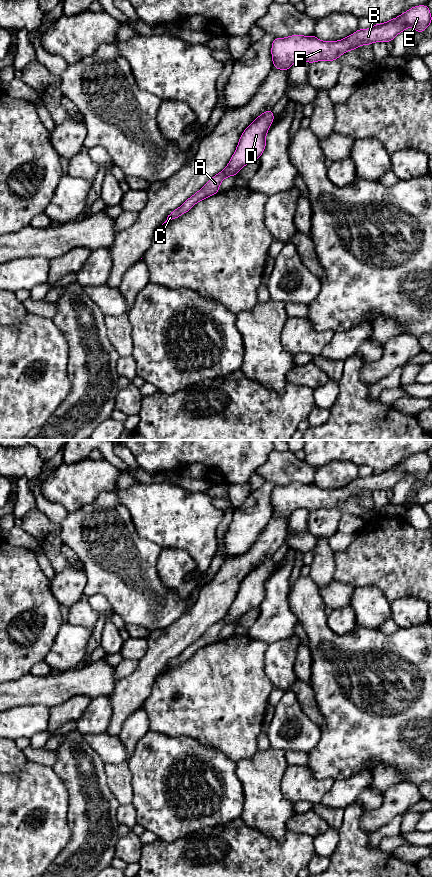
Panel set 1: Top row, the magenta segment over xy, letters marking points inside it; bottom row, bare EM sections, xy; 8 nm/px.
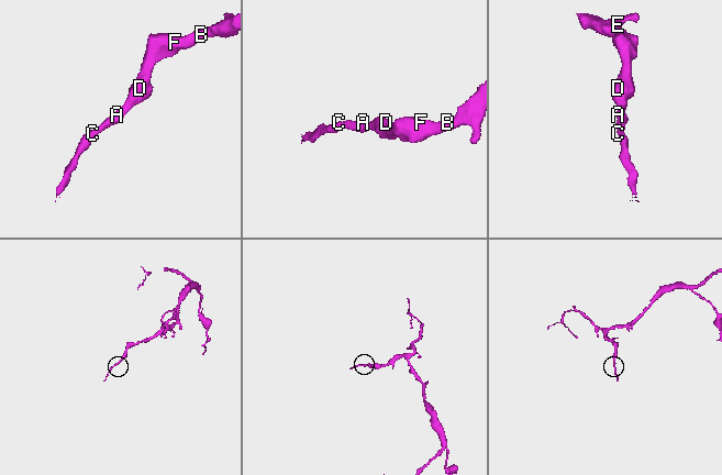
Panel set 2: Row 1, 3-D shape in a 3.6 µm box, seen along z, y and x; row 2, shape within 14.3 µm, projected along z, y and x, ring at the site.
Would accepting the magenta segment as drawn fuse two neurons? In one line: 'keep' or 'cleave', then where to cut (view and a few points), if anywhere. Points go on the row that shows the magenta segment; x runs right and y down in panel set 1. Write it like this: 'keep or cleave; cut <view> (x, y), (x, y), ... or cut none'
keep; cut none

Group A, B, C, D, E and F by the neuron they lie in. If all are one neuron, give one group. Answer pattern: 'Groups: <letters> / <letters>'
Groups: A B C D E F

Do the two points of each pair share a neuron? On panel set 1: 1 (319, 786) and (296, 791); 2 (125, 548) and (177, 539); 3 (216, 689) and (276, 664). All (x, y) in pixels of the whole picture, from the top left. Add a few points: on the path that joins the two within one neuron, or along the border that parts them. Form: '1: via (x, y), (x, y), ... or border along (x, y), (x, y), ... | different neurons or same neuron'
1: via (313, 788), (302, 788) | same neuron
2: border along (136, 530), (140, 537), (149, 539), (162, 548) | different neurons
3: border along (267, 646), (264, 652), (264, 672), (274, 687) | different neurons

